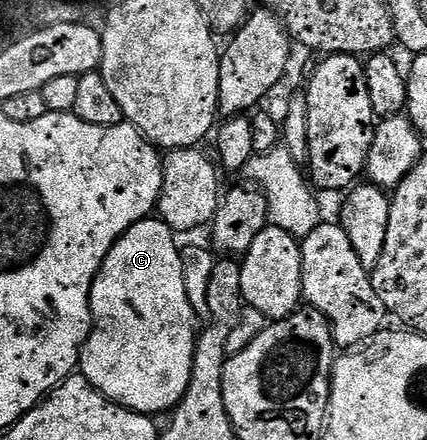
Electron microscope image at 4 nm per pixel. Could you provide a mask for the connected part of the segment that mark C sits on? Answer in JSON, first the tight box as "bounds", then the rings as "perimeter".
{"bounds":[78,219,197,415],"perimeter":[[[162,219],[139,221],[119,237],[91,288],[92,327],[78,372],[109,401],[152,415],[174,410],[189,387],[197,318],[185,291],[181,245]]]}

